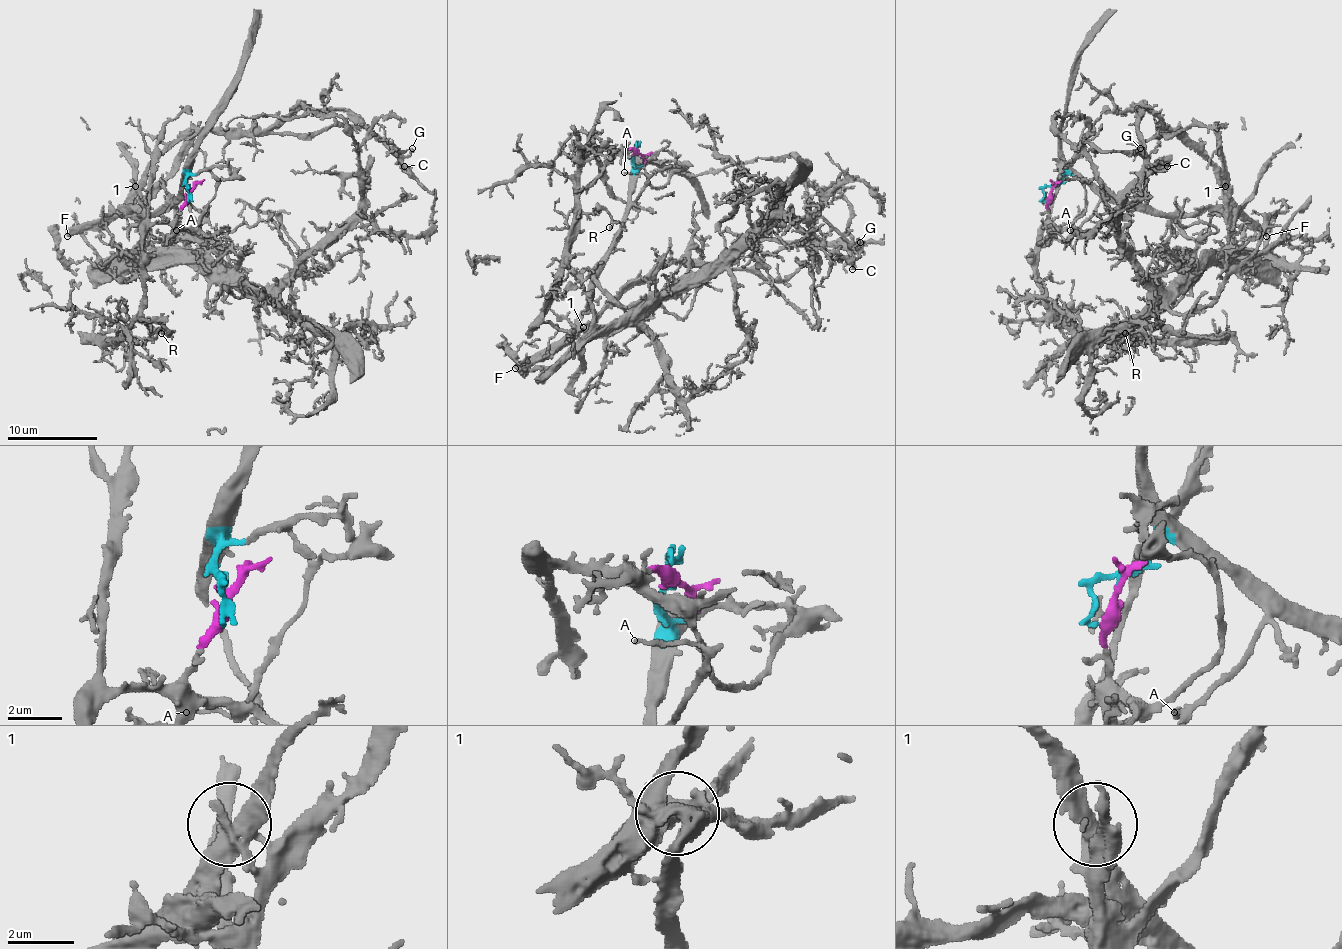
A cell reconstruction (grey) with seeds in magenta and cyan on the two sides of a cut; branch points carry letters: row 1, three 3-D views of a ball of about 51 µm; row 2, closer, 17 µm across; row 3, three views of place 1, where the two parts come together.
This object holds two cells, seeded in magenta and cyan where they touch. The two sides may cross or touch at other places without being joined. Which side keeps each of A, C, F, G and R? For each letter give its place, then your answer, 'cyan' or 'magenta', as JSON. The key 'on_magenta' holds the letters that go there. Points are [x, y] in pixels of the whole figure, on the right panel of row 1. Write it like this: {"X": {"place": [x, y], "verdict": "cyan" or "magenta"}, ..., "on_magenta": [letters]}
{"A": {"place": [1070, 230], "verdict": "cyan"}, "C": {"place": [1167, 166], "verdict": "cyan"}, "F": {"place": [1266, 236], "verdict": "cyan"}, "G": {"place": [1140, 148], "verdict": "cyan"}, "R": {"place": [1125, 333], "verdict": "magenta"}, "on_magenta": ["R"]}

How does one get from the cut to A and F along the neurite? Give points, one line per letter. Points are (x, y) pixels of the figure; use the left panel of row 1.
A: (188, 188), (186, 175), (183, 197), (199, 228), (177, 231)
F: (188, 188), (186, 175), (181, 190), (161, 213), (114, 213), (73, 228), (66, 235)

